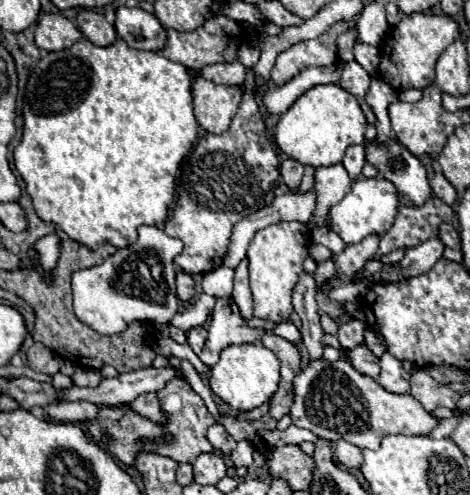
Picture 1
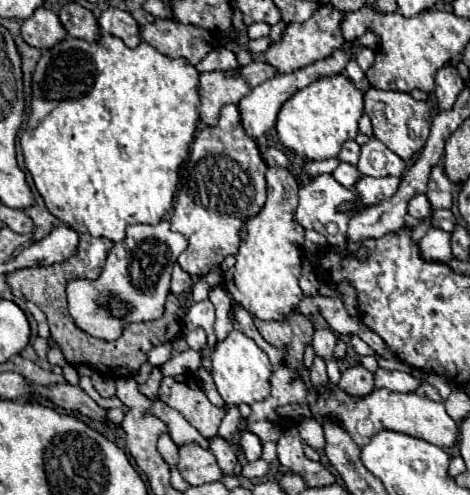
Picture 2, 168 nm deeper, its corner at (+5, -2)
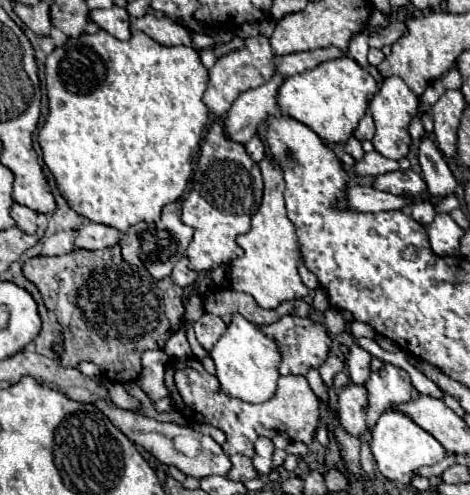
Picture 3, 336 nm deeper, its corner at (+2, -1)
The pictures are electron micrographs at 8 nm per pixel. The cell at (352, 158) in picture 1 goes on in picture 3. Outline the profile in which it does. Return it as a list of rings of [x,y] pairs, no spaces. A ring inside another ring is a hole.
[[[350,137],[350,139],[348,139],[348,143],[346,143],[346,153],[352,155],[356,161],[360,161],[360,159],[364,157],[364,149],[362,149],[362,145],[360,145],[360,141],[358,141],[356,137]]]

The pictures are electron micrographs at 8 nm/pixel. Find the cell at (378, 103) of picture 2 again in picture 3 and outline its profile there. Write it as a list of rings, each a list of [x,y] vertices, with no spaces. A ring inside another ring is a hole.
[[[386,77],[378,95],[370,101],[368,105],[370,115],[376,123],[376,135],[372,139],[374,149],[394,161],[400,161],[402,157],[406,157],[408,149],[410,149],[410,133],[408,133],[408,123],[410,119],[416,115],[418,109],[418,97],[408,89],[408,85],[400,79],[400,77]]]

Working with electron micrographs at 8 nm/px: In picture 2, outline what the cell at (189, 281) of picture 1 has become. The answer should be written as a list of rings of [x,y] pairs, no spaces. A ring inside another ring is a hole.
[[[175,264],[173,276],[171,276],[171,292],[179,296],[179,294],[189,294],[191,288],[193,288],[193,278],[185,270],[181,270],[179,264]]]

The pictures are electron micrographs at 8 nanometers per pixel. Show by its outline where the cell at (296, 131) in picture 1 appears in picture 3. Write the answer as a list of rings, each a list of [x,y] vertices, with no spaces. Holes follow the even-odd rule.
[[[344,55],[324,61],[312,71],[284,77],[282,85],[278,87],[278,107],[280,113],[308,125],[324,143],[346,143],[352,137],[358,121],[364,117],[370,95],[374,97],[376,93],[376,79],[352,57]]]

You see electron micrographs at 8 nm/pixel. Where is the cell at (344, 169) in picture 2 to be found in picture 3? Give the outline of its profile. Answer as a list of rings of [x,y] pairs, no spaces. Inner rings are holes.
[[[376,151],[366,153],[364,159],[356,161],[356,165],[354,165],[354,173],[356,175],[374,175],[374,177],[390,173],[390,171],[396,171],[396,169],[400,169],[398,161],[390,161],[390,159],[382,157]]]

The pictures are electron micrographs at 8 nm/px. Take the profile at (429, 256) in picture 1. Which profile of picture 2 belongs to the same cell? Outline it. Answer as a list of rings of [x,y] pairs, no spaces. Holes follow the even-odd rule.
[[[429,228],[423,240],[419,242],[421,258],[429,262],[449,262],[453,258],[451,254],[451,234],[443,232],[439,228]]]

